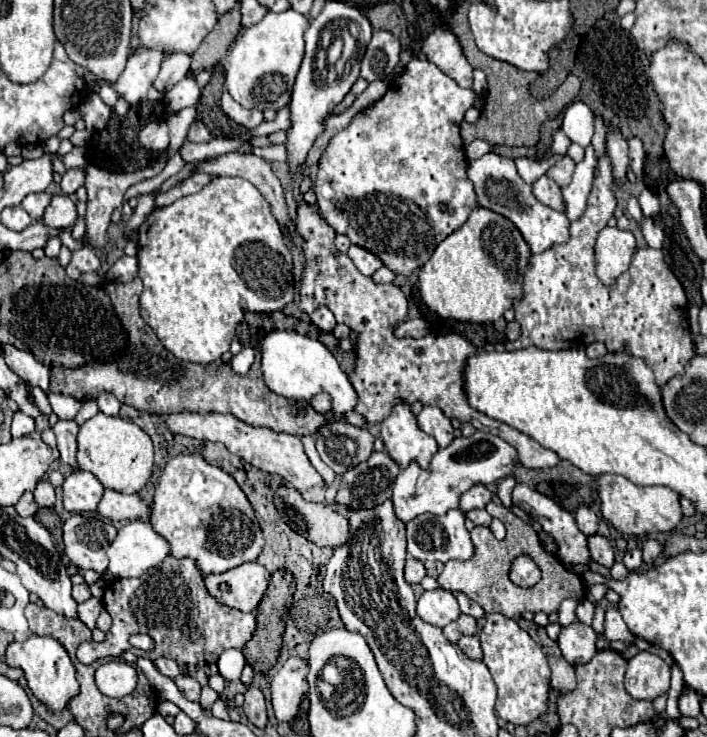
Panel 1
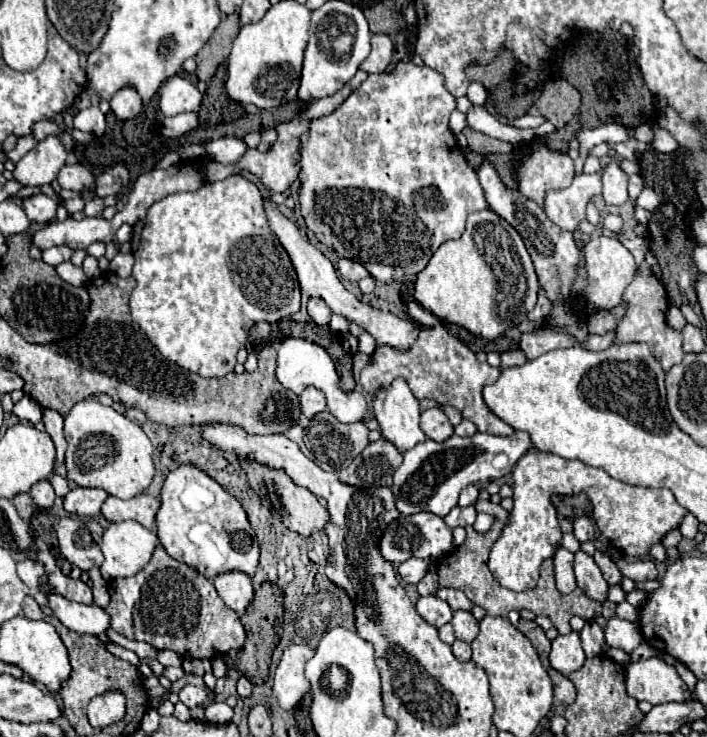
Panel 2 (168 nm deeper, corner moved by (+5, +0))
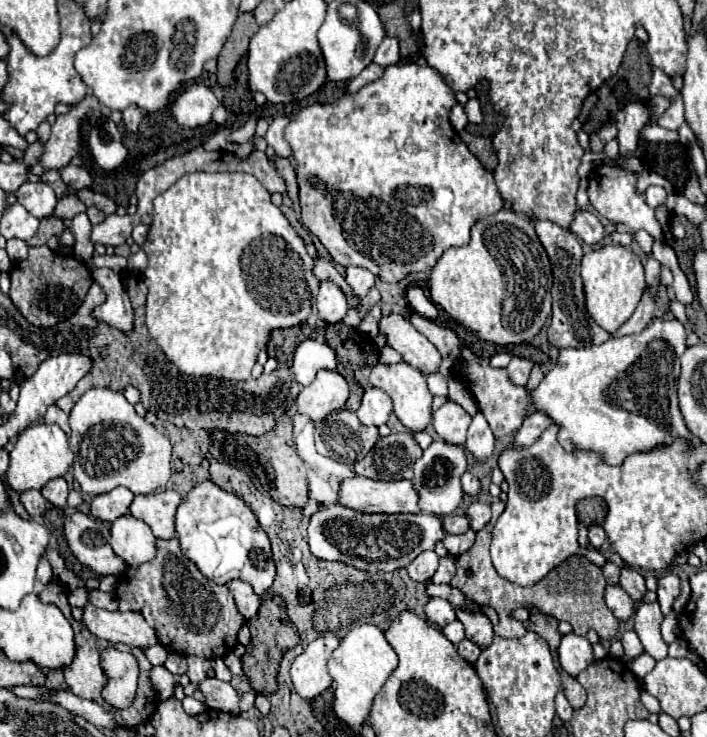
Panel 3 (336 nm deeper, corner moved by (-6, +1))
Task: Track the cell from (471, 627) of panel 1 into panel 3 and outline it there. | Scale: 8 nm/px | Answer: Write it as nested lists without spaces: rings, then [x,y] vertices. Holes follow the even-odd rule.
[[[458,609],[456,617],[462,621],[464,629],[466,629],[466,637],[470,641],[474,641],[480,649],[486,649],[492,639],[494,639],[494,631],[492,631],[492,623],[484,613],[468,613]]]

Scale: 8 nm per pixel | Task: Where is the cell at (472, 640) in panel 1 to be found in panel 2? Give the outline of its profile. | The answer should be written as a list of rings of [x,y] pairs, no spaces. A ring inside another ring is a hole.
[[[455,640],[451,648],[453,648],[453,654],[455,654],[455,658],[457,658],[457,660],[461,660],[461,662],[471,660],[471,644],[469,644],[469,642]]]

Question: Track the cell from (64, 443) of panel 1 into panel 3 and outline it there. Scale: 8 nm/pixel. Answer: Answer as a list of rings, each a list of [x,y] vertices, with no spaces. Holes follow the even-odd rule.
[[[50,405],[48,411],[46,411],[46,415],[44,415],[44,419],[46,419],[46,423],[56,423],[56,425],[60,425],[60,429],[62,429],[66,435],[70,433],[68,415],[66,415],[58,405]]]

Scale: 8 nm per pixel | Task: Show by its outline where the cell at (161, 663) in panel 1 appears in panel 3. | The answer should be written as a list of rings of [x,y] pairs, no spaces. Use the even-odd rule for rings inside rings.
[[[188,657],[188,677],[192,683],[202,683],[208,675],[208,671],[212,669],[210,667],[210,661],[206,659],[200,659],[200,657]]]

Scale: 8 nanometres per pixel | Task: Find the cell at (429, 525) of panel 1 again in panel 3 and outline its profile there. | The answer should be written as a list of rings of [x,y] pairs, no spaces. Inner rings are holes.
[[[340,501],[320,503],[320,509],[310,517],[308,525],[308,545],[314,557],[348,563],[368,573],[388,573],[408,567],[422,551],[434,549],[434,543],[440,539],[444,539],[444,529],[436,515],[364,515],[344,507]]]

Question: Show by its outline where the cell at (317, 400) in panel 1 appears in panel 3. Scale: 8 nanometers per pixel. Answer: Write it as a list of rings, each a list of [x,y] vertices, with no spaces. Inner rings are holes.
[[[320,369],[316,379],[298,393],[296,407],[298,413],[308,415],[312,421],[322,421],[326,415],[344,407],[348,393],[348,383],[338,371]]]

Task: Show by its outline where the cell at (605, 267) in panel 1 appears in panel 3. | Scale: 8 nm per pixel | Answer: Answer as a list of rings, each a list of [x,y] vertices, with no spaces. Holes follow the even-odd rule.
[[[604,245],[582,257],[580,277],[584,283],[586,311],[592,315],[592,319],[602,329],[606,329],[608,333],[614,333],[622,323],[626,323],[630,319],[630,315],[634,313],[634,309],[642,297],[642,291],[644,291],[642,261],[632,253],[630,247]]]

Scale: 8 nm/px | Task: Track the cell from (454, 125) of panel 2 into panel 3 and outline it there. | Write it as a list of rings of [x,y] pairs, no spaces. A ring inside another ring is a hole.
[[[458,103],[454,109],[452,109],[452,113],[450,113],[450,123],[452,123],[452,127],[456,129],[456,131],[462,131],[464,127],[466,127],[466,123],[468,123],[468,117],[466,117],[466,113],[464,113],[464,107]]]

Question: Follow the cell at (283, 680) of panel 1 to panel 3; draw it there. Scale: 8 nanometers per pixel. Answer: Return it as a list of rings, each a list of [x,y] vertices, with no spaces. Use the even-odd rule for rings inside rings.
[[[330,633],[314,639],[304,649],[304,653],[296,657],[296,661],[292,663],[290,675],[302,699],[318,697],[332,685],[332,677],[326,669],[326,661],[338,645],[340,645],[340,639]]]

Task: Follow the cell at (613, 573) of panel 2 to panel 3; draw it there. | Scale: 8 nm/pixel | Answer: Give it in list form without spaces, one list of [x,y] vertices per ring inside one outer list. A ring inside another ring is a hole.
[[[624,567],[622,569],[620,585],[632,597],[632,601],[636,601],[636,603],[640,603],[644,599],[644,593],[648,591],[646,585],[644,585],[644,577],[636,569],[632,569],[632,567]]]

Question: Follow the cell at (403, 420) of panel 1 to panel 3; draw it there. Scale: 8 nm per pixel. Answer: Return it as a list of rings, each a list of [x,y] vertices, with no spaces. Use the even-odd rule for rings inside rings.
[[[400,361],[400,363],[392,363],[392,365],[382,365],[378,363],[372,373],[370,373],[370,383],[382,391],[386,391],[392,401],[394,401],[394,413],[396,417],[412,431],[422,431],[430,421],[432,421],[432,411],[430,411],[430,405],[432,405],[432,395],[426,387],[426,377],[414,369],[412,365]]]

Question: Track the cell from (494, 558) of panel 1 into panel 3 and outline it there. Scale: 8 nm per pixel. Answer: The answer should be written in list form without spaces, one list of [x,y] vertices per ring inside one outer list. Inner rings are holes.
[[[500,499],[492,501],[492,519],[490,523],[476,533],[476,543],[472,545],[472,549],[468,549],[466,553],[462,553],[458,557],[456,563],[456,575],[450,581],[452,587],[460,589],[468,599],[472,599],[478,605],[488,605],[492,607],[500,621],[494,627],[494,633],[500,637],[510,637],[510,639],[518,639],[524,635],[524,625],[518,623],[516,619],[510,617],[510,611],[518,609],[518,607],[538,607],[542,613],[556,617],[558,621],[568,621],[574,627],[576,635],[586,635],[588,629],[594,629],[598,633],[598,637],[602,641],[610,641],[616,637],[618,631],[618,619],[612,615],[612,611],[606,607],[604,603],[604,587],[606,587],[606,579],[602,575],[602,569],[594,563],[590,563],[586,557],[578,557],[572,555],[570,559],[566,559],[564,563],[560,563],[556,569],[552,569],[542,581],[540,585],[532,585],[532,587],[520,587],[514,583],[508,583],[504,577],[500,577],[490,561],[490,539],[492,539],[492,527],[496,523],[496,519],[500,517],[500,513],[504,511],[504,503]],[[466,569],[472,569],[474,575],[466,577]]]

